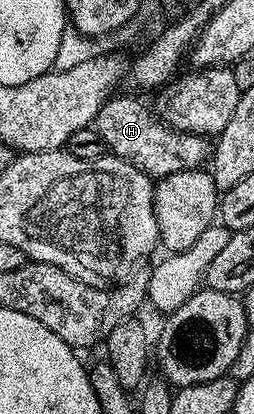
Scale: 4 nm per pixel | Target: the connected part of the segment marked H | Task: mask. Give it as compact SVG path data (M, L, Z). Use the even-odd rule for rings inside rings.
M112 96L95 120L96 134L112 154L135 164L152 179L198 170L210 160L213 145L206 136L177 131L155 115L153 117L137 98L119 96Z

